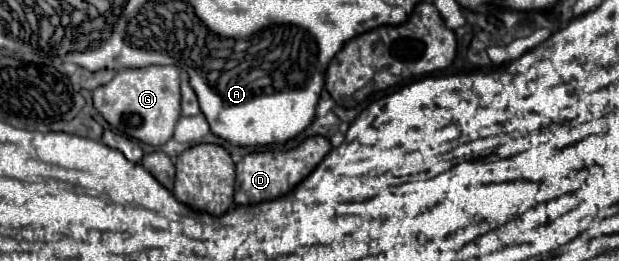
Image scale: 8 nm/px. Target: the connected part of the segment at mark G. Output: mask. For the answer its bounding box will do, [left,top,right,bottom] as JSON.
[94,65,180,147]

